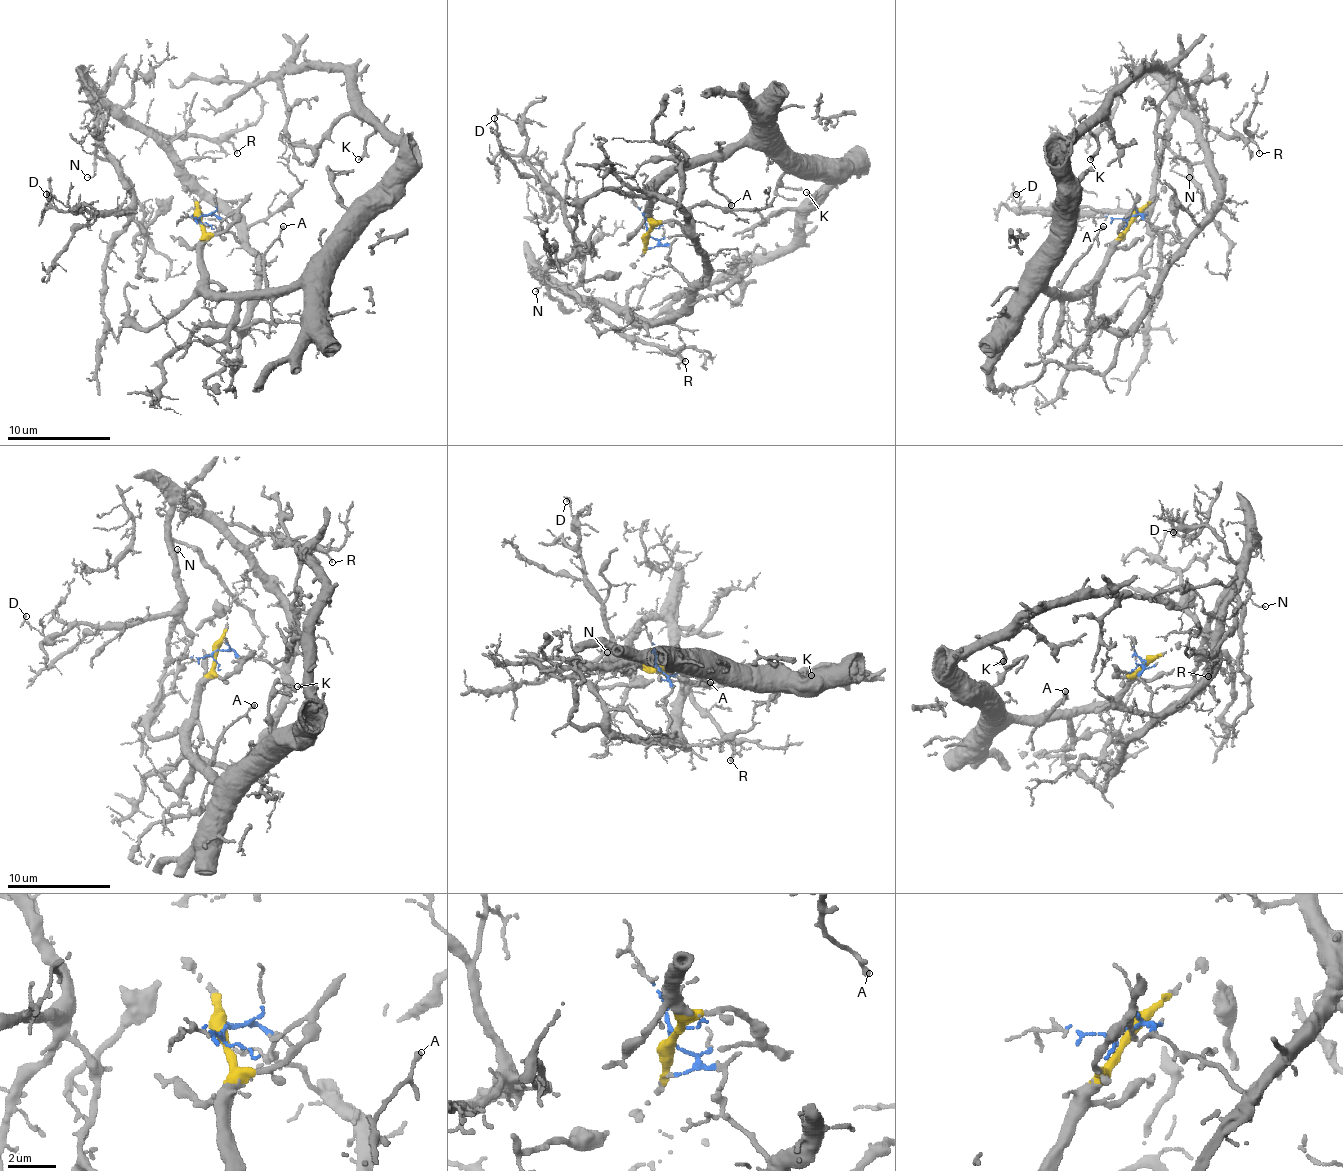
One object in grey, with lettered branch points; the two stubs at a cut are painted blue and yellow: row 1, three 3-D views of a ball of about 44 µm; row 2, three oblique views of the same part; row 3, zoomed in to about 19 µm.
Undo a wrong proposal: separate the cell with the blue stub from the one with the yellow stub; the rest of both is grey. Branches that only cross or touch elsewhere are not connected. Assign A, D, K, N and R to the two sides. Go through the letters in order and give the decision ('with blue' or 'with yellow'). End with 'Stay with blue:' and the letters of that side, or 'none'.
A: with yellow
D: with blue
K: with yellow
N: with blue
R: with blue
Stay with blue: D, N, R

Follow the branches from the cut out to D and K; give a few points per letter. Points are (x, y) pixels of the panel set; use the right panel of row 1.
D: (1129, 218), (1183, 241), (1217, 200), (1217, 169), (1181, 109), (1140, 210), (1067, 212), (1016, 194)
K: (1129, 218), (1080, 292), (1044, 285), (1062, 148), (1085, 130), (1098, 143), (1091, 158)

